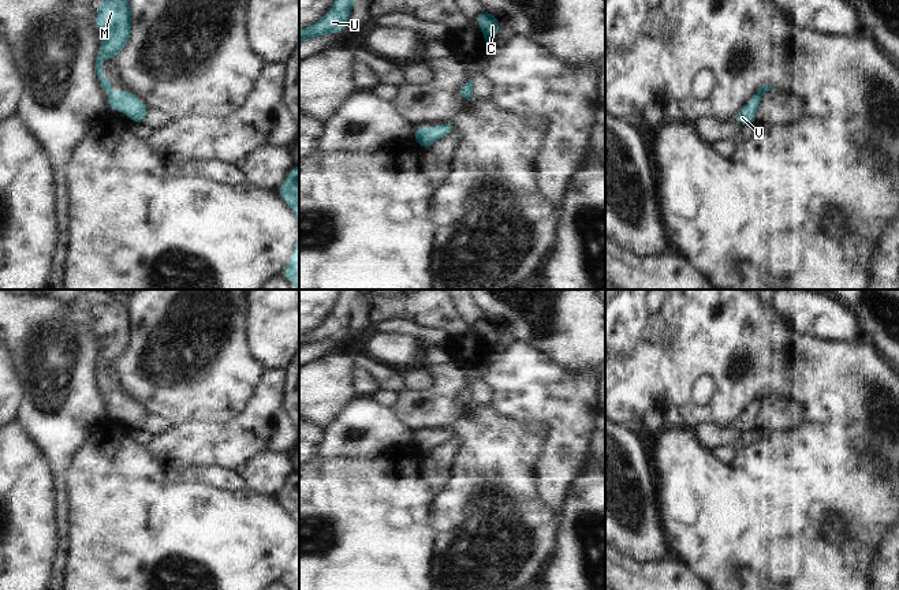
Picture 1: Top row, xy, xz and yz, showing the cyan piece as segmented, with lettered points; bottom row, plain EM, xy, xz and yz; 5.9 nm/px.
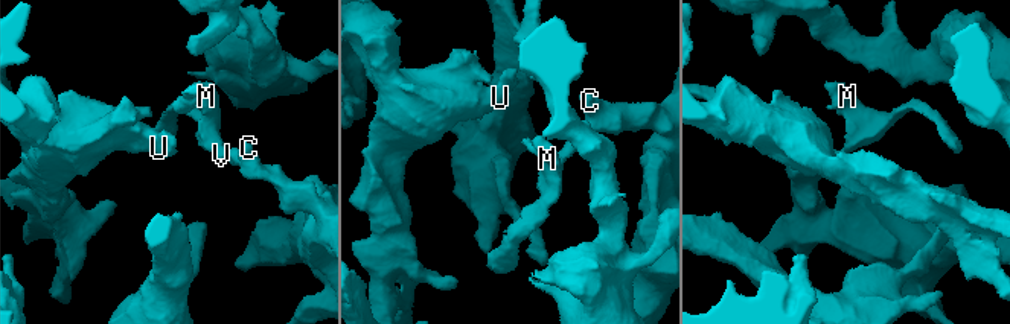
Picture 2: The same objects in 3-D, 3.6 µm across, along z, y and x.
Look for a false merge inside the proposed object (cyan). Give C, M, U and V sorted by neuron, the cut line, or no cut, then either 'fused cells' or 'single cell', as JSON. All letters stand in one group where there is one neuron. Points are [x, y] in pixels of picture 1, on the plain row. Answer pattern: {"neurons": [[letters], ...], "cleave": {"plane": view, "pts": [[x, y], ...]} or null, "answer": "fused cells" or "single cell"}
{"neurons": [["C", "M", "U", "V"]], "cleave": null, "answer": "single cell"}

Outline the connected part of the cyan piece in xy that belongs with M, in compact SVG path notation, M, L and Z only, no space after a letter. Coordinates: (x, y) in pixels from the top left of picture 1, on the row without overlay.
M108 303L100 307L96 333L102 339L101 359L96 363L96 380L108 402L109 412L116 418L126 418L133 429L143 429L150 414L138 406L135 399L119 396L113 403L112 389L102 382L102 366L116 363L131 343L131 310L123 303Z

